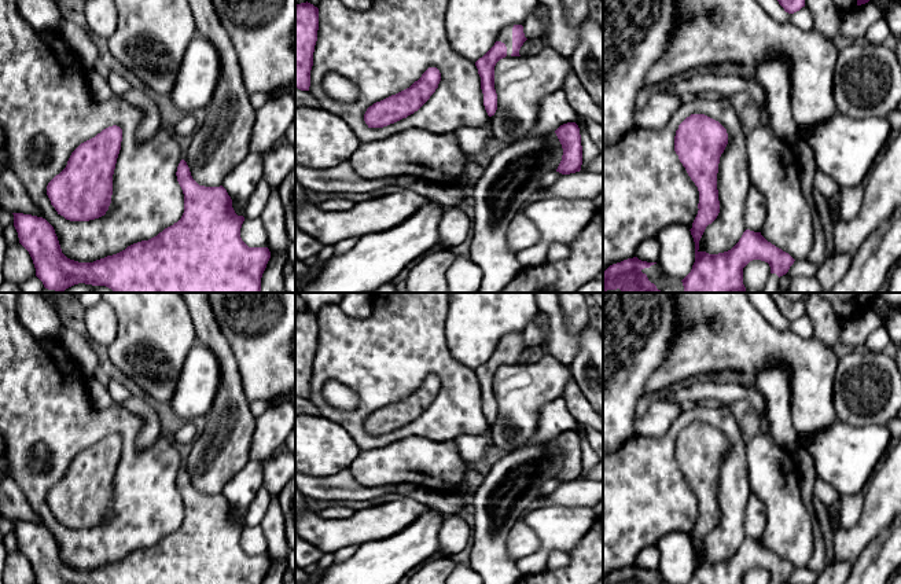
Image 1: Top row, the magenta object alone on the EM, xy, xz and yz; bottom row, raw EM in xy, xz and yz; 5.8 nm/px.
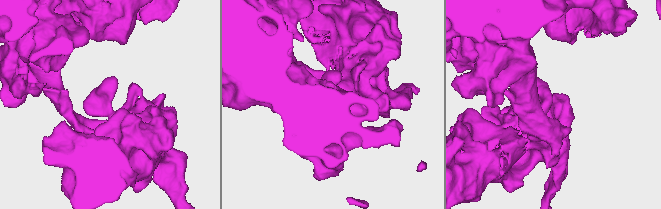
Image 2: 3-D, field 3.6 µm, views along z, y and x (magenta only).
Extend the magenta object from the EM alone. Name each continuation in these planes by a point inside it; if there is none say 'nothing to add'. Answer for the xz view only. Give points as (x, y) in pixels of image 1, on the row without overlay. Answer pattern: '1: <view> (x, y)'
1: xz (506, 342)

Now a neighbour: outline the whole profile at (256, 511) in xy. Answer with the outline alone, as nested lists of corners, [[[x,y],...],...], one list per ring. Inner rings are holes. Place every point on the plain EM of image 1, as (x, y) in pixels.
[[[260,489],[246,511],[244,526],[258,526],[265,517],[272,495],[266,489]]]

